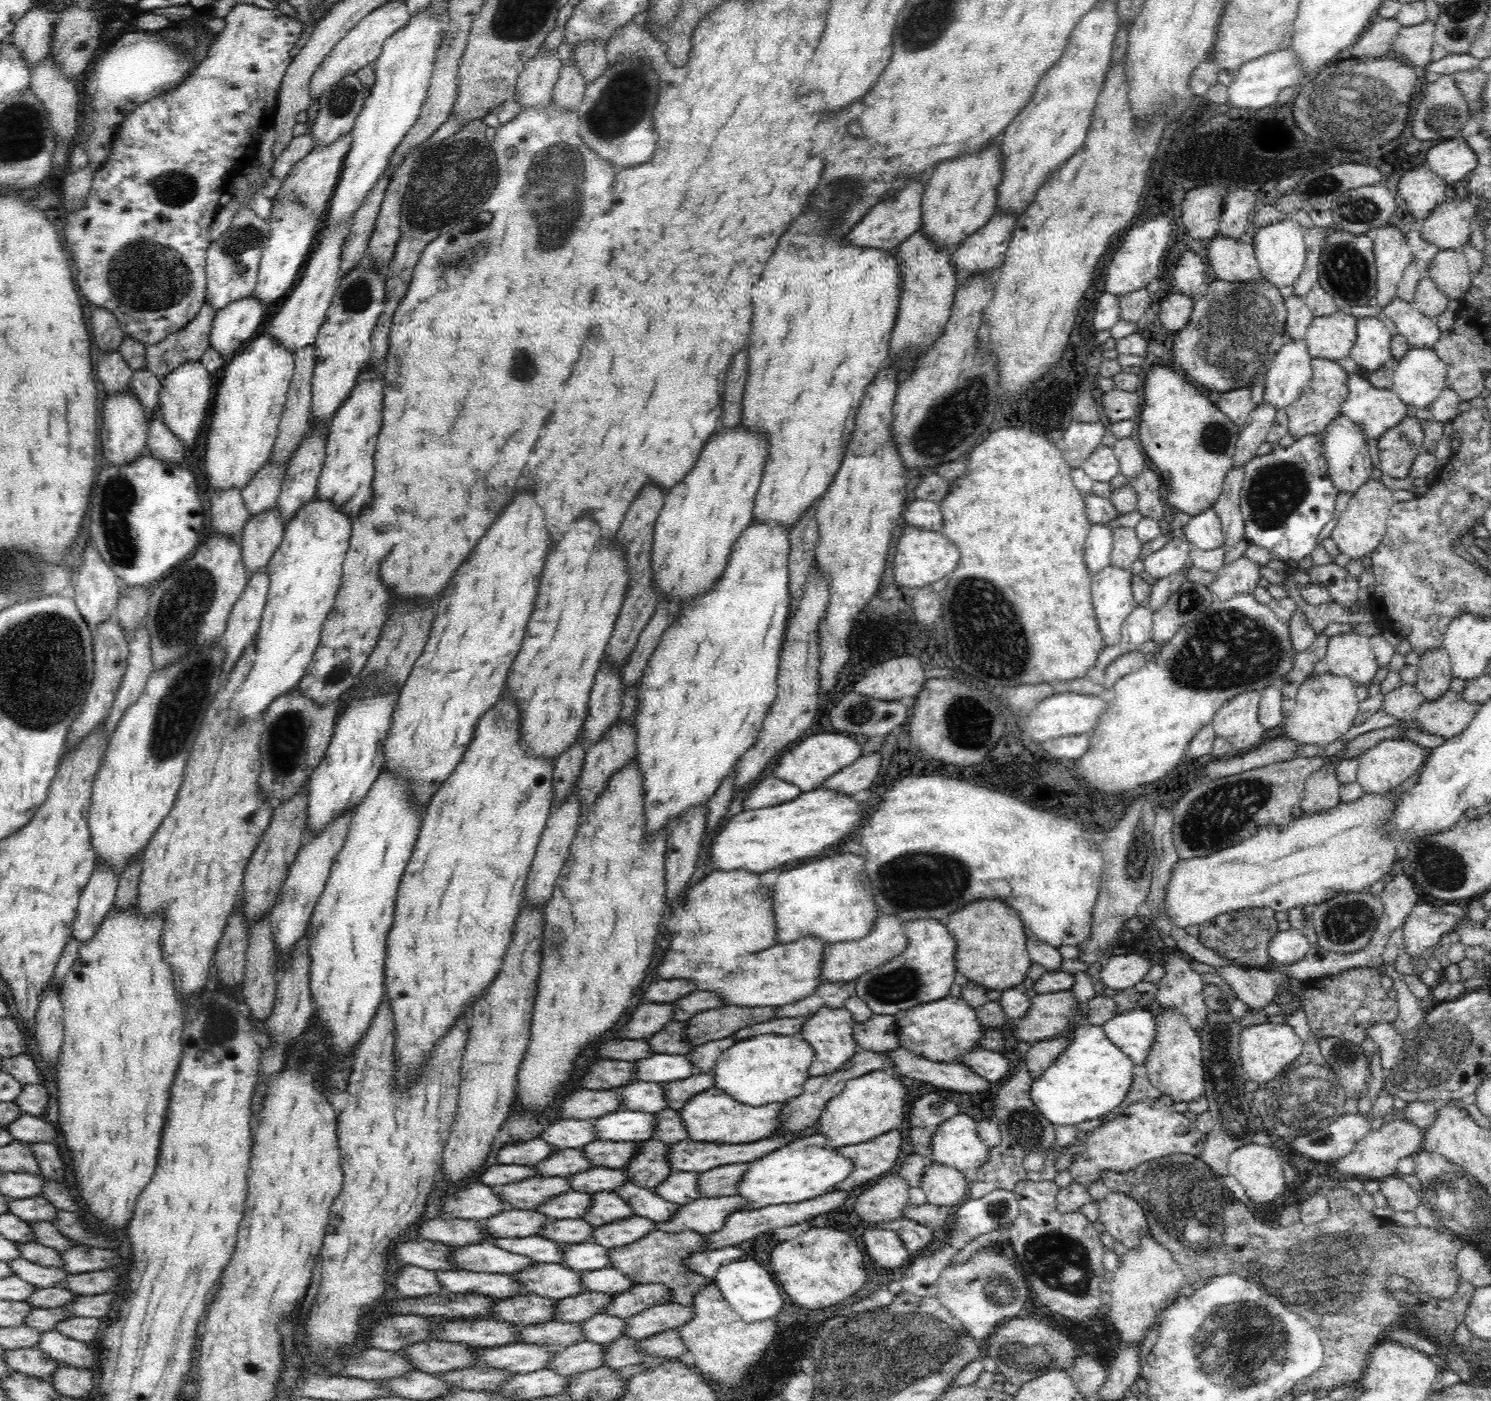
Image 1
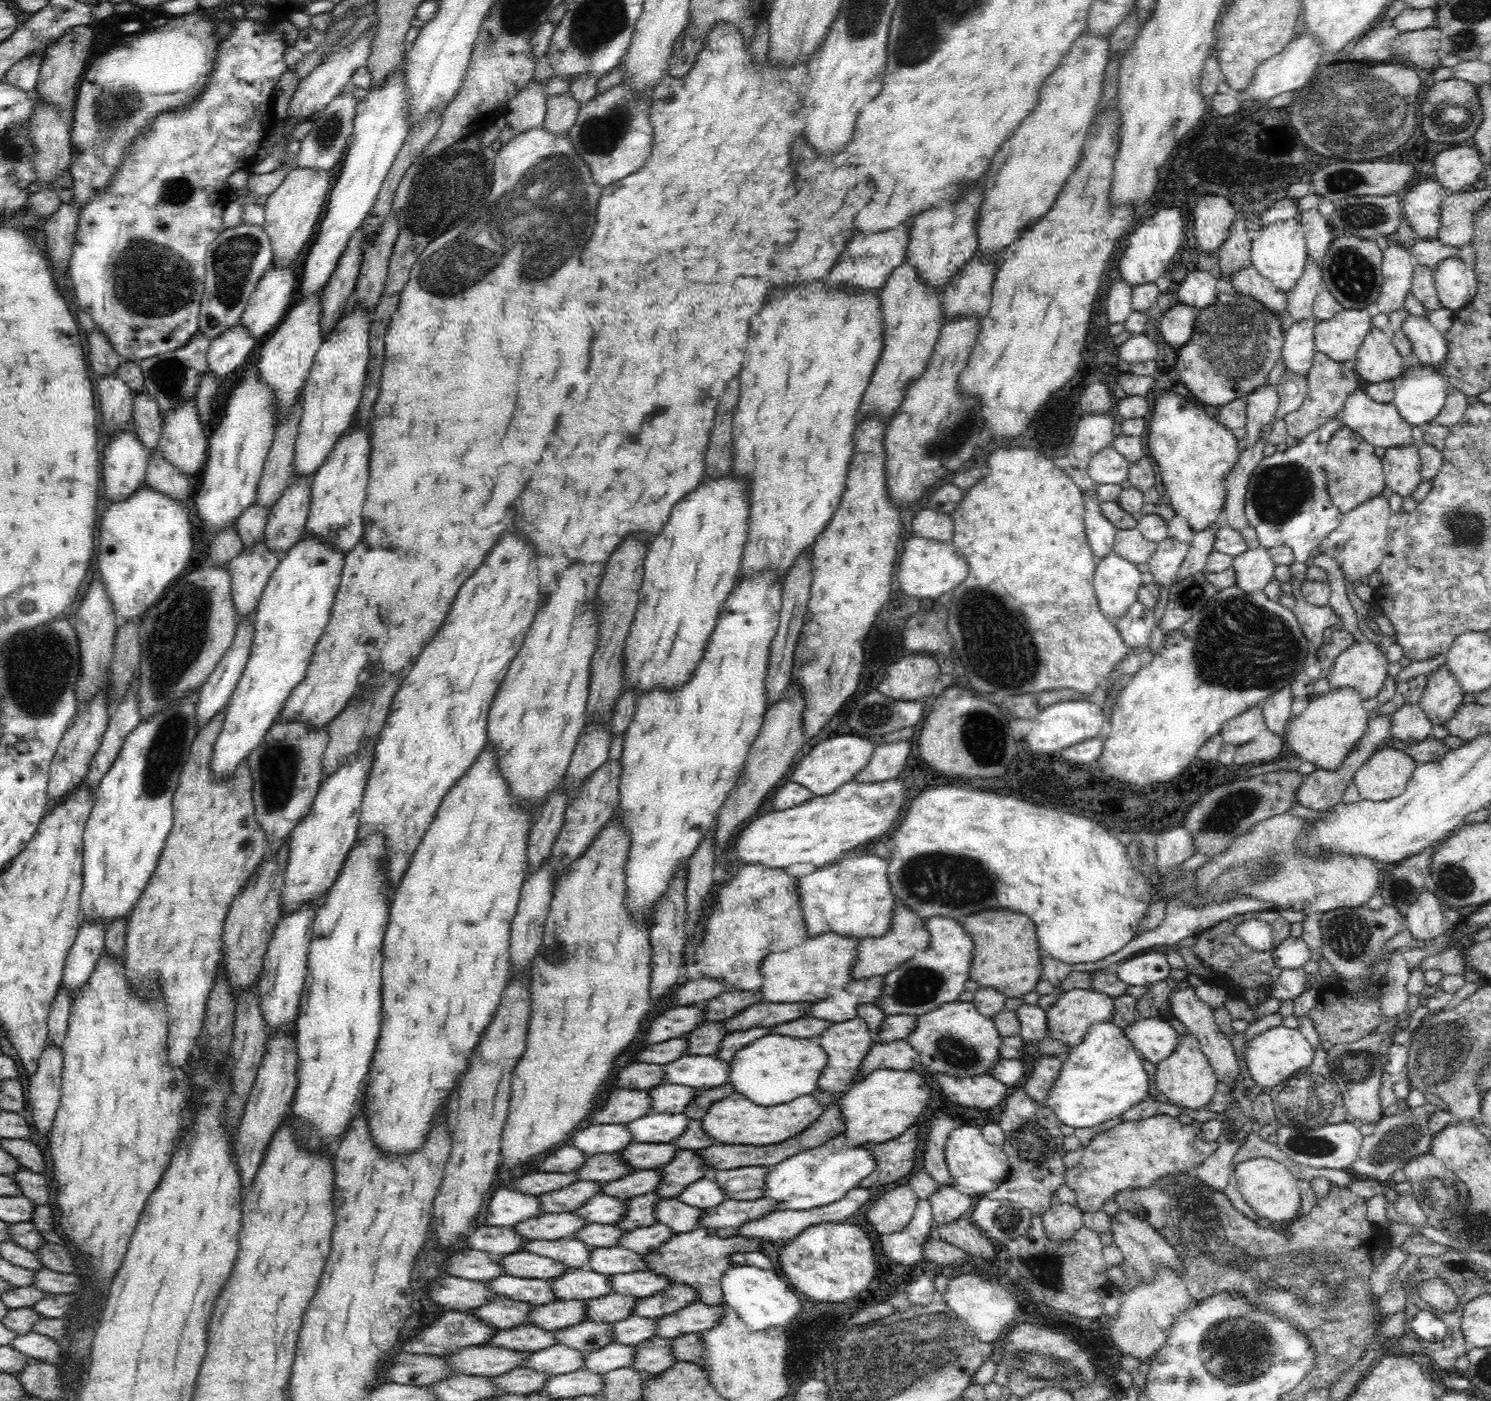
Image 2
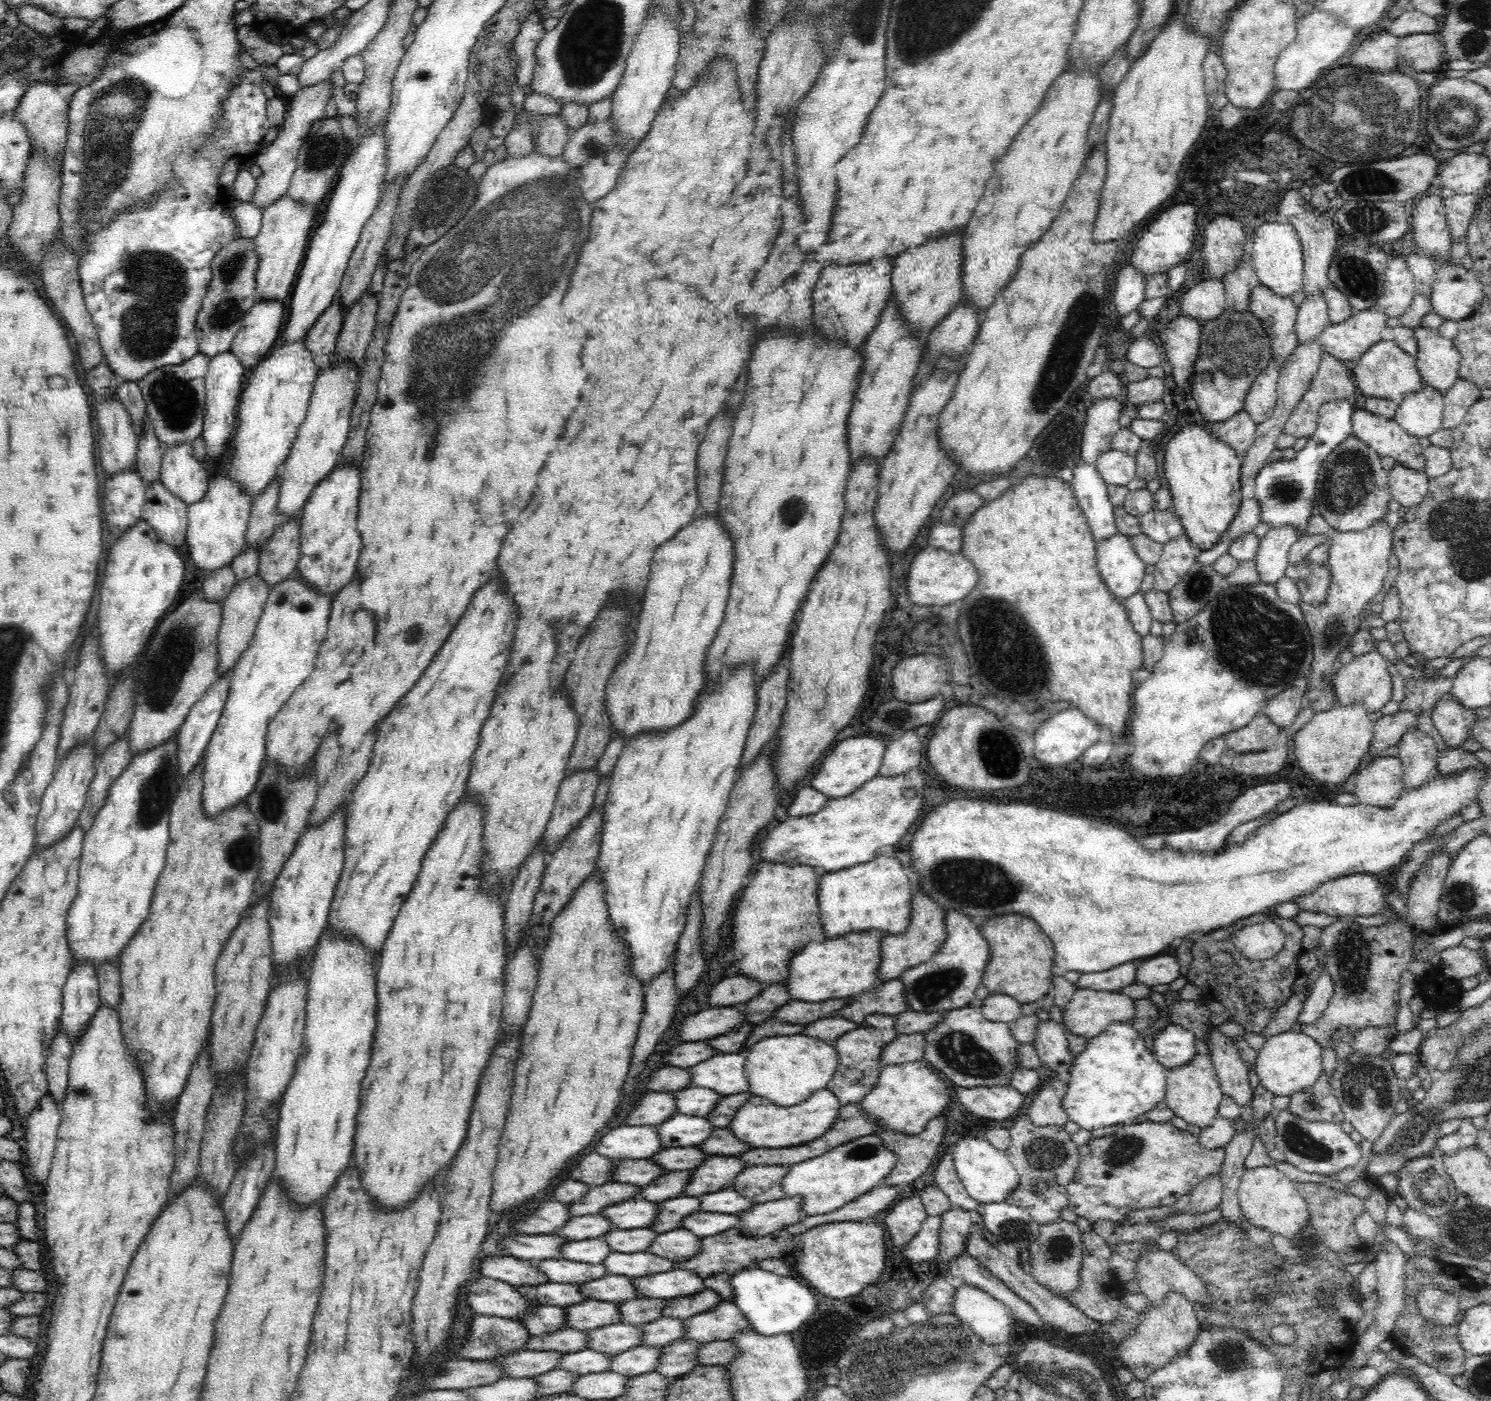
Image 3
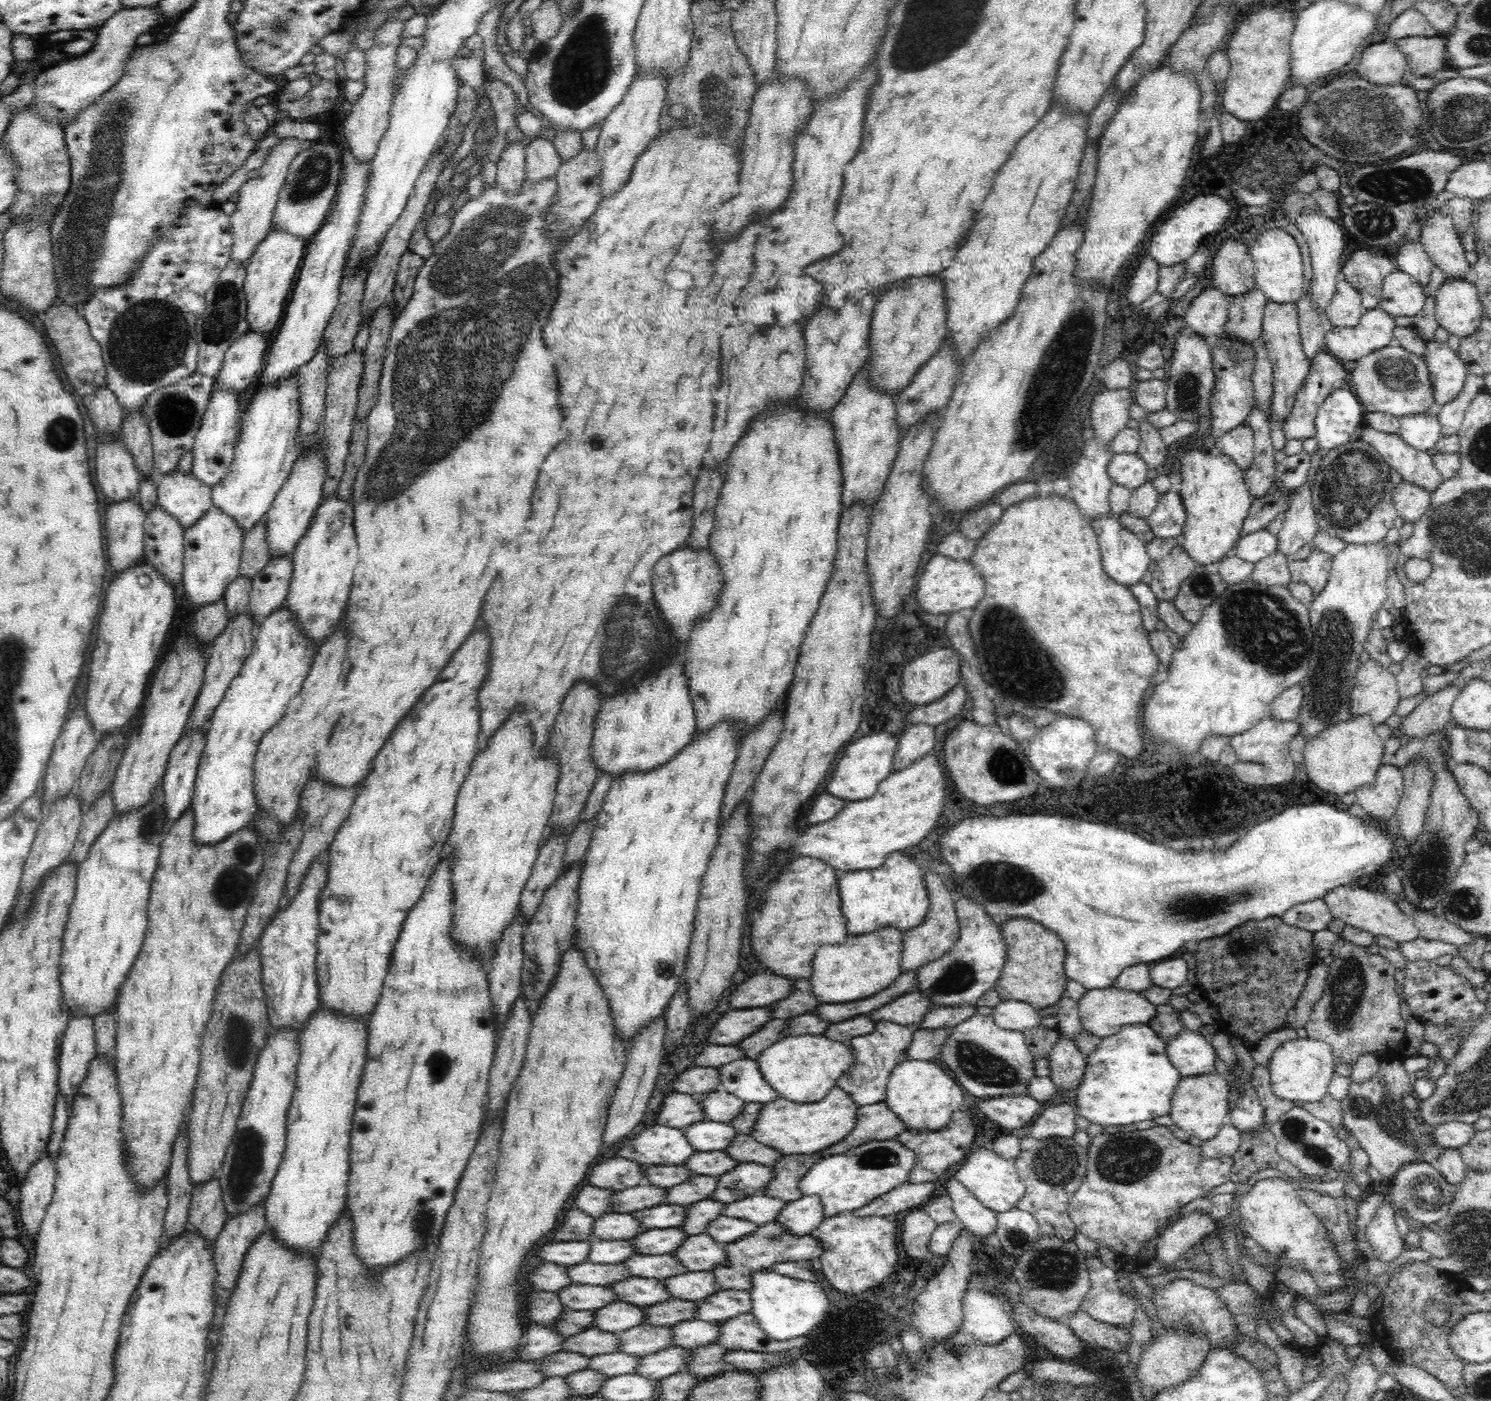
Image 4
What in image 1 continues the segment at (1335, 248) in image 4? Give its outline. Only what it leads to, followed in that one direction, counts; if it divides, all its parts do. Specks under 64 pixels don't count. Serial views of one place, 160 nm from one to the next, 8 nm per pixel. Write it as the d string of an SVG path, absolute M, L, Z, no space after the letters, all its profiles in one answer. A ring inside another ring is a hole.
M1286 340L1274 361L1270 370L1266 372L1263 378L1264 383L1264 403L1272 405L1274 409L1286 408L1300 399L1302 390L1310 383L1313 376L1311 361L1313 360L1308 353L1308 345L1306 340Z

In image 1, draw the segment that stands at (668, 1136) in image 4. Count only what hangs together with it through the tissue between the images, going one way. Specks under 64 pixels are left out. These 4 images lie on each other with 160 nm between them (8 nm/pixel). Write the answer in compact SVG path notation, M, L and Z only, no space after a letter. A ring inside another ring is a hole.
M558 1119L543 1130L541 1139L554 1148L581 1150L586 1143L601 1138L595 1133L589 1120Z

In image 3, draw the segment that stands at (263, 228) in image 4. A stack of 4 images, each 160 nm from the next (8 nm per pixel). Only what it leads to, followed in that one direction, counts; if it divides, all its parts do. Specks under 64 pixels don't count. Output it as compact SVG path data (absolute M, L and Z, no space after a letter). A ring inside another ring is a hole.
M332 77L317 82L309 87L302 87L289 99L287 99L287 113L284 122L280 125L277 137L270 145L262 147L253 155L255 164L260 166L262 174L256 178L256 190L250 202L262 209L272 204L280 195L287 192L291 183L292 175L296 170L296 160L300 148L303 146L304 139L310 134L312 122L324 117L324 108L332 98L335 83Z

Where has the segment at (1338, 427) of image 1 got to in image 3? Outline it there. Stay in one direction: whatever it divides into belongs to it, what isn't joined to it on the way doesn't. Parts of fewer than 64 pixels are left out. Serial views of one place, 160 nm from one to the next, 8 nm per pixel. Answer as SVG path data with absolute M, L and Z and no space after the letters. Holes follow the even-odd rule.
M1352 434L1348 438L1345 438L1340 444L1338 444L1338 446L1328 455L1328 458L1324 460L1319 472L1319 492L1317 494L1317 500L1320 503L1317 505L1317 507L1319 514L1332 528L1334 528L1334 530L1363 531L1369 526L1372 526L1372 523L1378 522L1380 519L1384 519L1384 516L1388 513L1388 504L1392 500L1392 495L1388 483L1388 472L1386 472L1386 470L1382 467L1382 464L1380 463L1380 457L1381 456L1373 448L1370 448L1368 445L1364 444L1358 437Z

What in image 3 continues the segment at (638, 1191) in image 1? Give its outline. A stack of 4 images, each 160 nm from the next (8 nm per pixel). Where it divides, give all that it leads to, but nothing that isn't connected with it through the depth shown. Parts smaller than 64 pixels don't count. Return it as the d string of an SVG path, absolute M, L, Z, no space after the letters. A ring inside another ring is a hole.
M700 1209L686 1216L682 1220L681 1227L693 1232L701 1239L738 1226L739 1220L736 1215L706 1212Z

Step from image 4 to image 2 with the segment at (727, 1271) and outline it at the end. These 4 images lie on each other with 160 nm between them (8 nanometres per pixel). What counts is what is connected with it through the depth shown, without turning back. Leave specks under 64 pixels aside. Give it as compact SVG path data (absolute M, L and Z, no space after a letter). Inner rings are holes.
M698 1227L685 1233L674 1233L666 1242L656 1247L656 1250L643 1255L643 1261L648 1271L655 1272L672 1283L695 1288L699 1302L706 1305L722 1305L725 1301L721 1280L728 1267L733 1266L731 1254L738 1251L759 1251L763 1241L762 1238L744 1238L737 1235L720 1238L715 1230Z

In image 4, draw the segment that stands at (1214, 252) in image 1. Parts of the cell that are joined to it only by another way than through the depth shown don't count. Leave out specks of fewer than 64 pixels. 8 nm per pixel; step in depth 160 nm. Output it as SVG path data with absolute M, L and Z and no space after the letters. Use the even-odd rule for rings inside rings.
M1267 299L1262 319L1262 342L1266 344L1266 351L1268 351L1268 358L1273 365L1273 385L1274 392L1272 392L1272 414L1268 416L1268 424L1270 421L1280 421L1288 418L1294 400L1296 400L1297 390L1302 388L1306 376L1308 376L1312 362L1308 361L1308 357L1304 355L1304 348L1302 347L1301 337L1299 334L1298 324L1298 307L1296 303L1287 302L1278 304Z

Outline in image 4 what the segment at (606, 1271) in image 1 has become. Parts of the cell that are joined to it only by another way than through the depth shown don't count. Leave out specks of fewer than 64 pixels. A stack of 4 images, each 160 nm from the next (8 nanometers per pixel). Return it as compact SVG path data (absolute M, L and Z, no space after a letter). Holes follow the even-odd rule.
M686 1271L685 1273L671 1276L661 1280L667 1292L674 1299L691 1301L696 1304L716 1294L719 1289L715 1283L714 1273L708 1271Z

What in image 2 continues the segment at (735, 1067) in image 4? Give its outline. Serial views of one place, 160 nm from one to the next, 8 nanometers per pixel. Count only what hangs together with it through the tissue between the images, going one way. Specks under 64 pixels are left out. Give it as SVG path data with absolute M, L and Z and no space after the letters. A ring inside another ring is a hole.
M686 1055L662 1065L663 1080L698 1090L716 1088L728 1083L729 1061L713 1056Z

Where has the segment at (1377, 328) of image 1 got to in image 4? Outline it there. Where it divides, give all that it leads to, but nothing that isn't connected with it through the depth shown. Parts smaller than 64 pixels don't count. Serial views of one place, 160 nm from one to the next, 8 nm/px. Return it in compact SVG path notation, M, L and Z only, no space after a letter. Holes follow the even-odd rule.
M1386 346L1360 358L1357 363L1356 369L1350 373L1348 386L1366 412L1384 412L1402 418L1435 409L1434 391L1424 358L1408 352L1402 346Z

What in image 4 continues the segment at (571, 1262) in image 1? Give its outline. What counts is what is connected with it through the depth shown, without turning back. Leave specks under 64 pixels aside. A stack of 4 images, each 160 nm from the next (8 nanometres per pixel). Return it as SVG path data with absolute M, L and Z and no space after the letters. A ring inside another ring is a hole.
M633 1254L623 1265L632 1276L664 1280L685 1273L686 1268L673 1254Z

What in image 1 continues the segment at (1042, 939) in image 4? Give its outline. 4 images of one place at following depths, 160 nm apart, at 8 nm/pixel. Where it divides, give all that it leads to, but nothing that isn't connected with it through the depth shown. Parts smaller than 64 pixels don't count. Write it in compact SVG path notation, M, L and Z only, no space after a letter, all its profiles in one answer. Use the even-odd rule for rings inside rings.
M976 900L948 915L946 928L955 940L956 971L971 982L992 990L1020 988L1033 961L1026 946L1026 934L1020 914L1000 900Z

